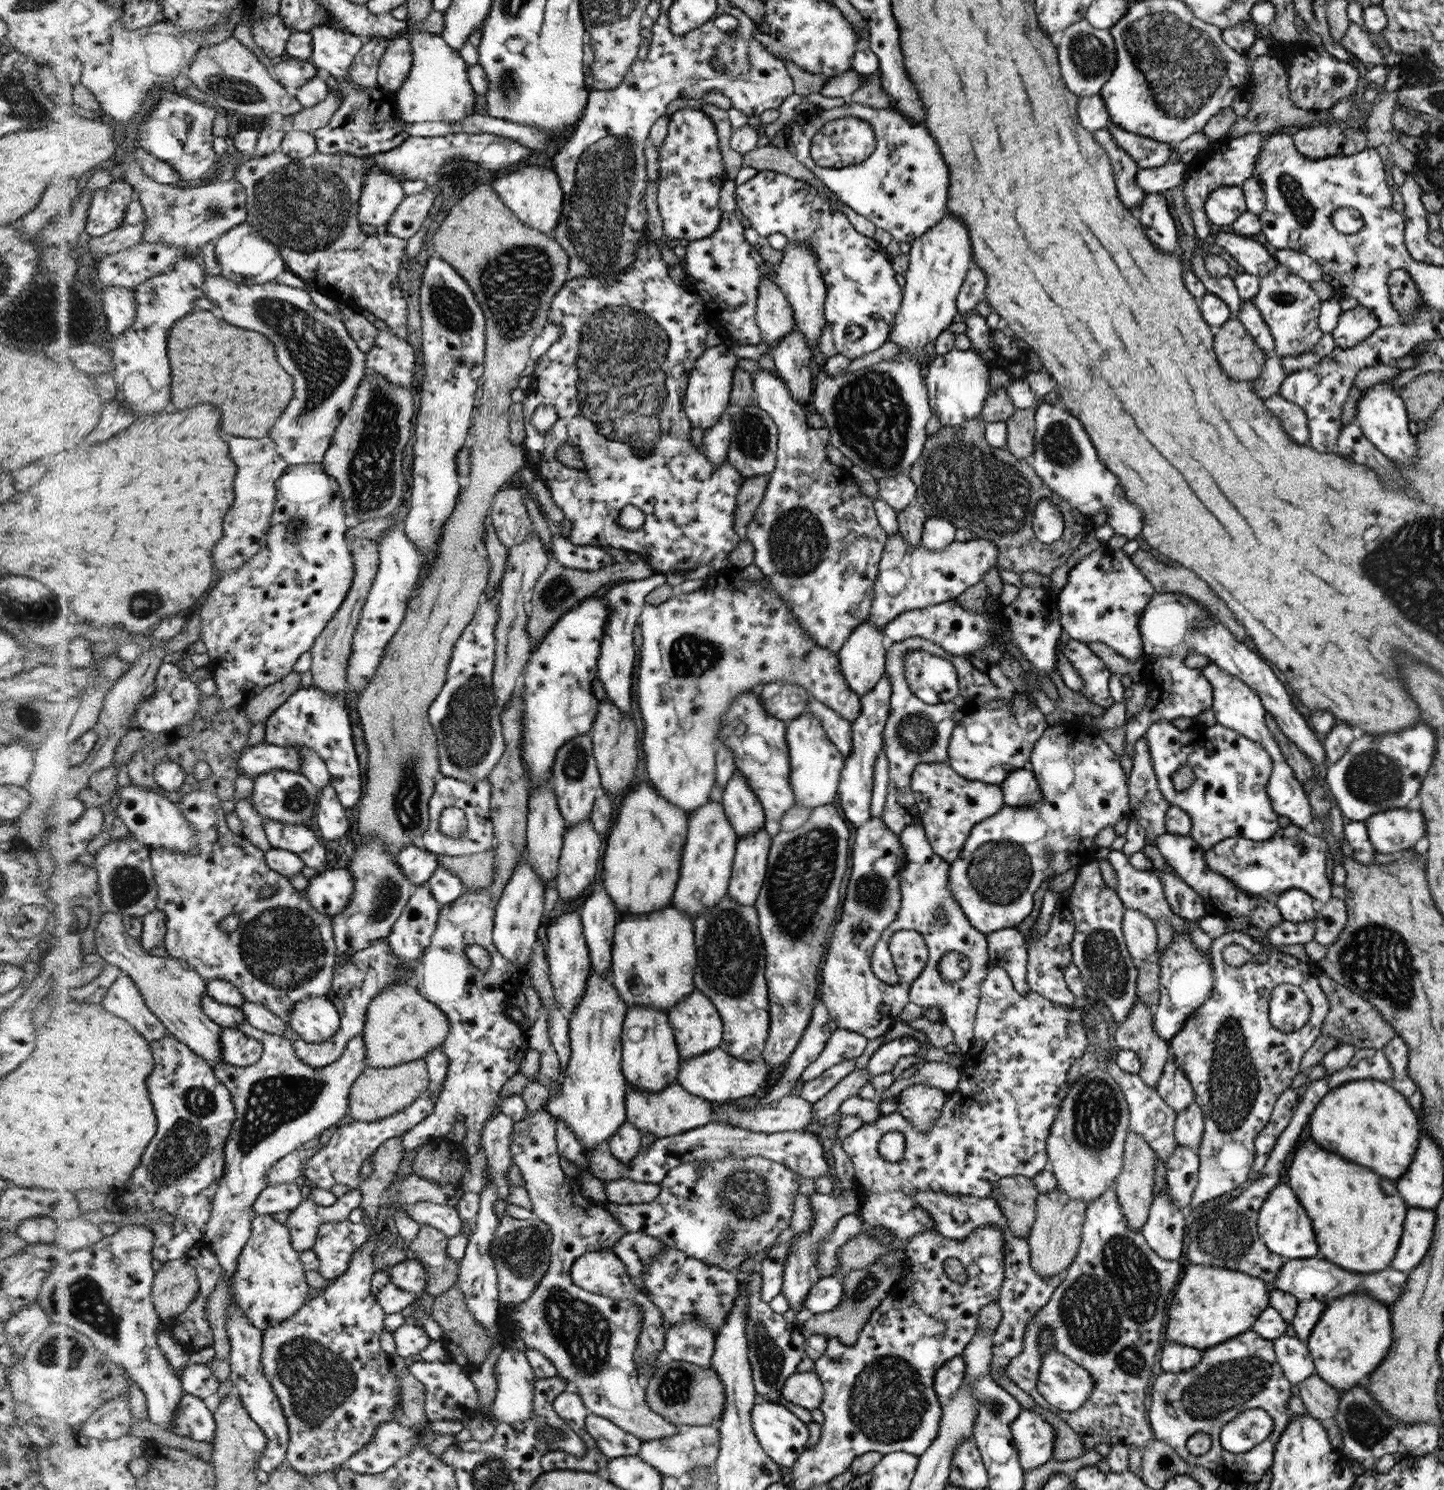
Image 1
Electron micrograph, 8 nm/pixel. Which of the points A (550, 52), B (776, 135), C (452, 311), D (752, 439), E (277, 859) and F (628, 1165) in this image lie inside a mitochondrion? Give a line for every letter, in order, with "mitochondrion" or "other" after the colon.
A: other
B: other
C: mitochondrion
D: mitochondrion
E: other
F: other

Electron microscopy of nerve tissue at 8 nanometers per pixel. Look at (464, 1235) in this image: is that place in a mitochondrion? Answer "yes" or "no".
no

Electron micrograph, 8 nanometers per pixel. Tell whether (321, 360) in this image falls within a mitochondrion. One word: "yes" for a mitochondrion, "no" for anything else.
yes

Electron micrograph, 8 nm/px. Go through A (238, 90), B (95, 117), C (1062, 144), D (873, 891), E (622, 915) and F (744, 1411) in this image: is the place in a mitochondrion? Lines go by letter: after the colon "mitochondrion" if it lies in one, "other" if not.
A: mitochondrion
B: other
C: other
D: mitochondrion
E: other
F: other

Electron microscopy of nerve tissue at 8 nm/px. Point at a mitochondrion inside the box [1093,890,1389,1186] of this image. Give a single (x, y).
(1233, 1087)

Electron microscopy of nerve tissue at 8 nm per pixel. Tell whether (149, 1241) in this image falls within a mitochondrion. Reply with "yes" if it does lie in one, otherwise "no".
no

